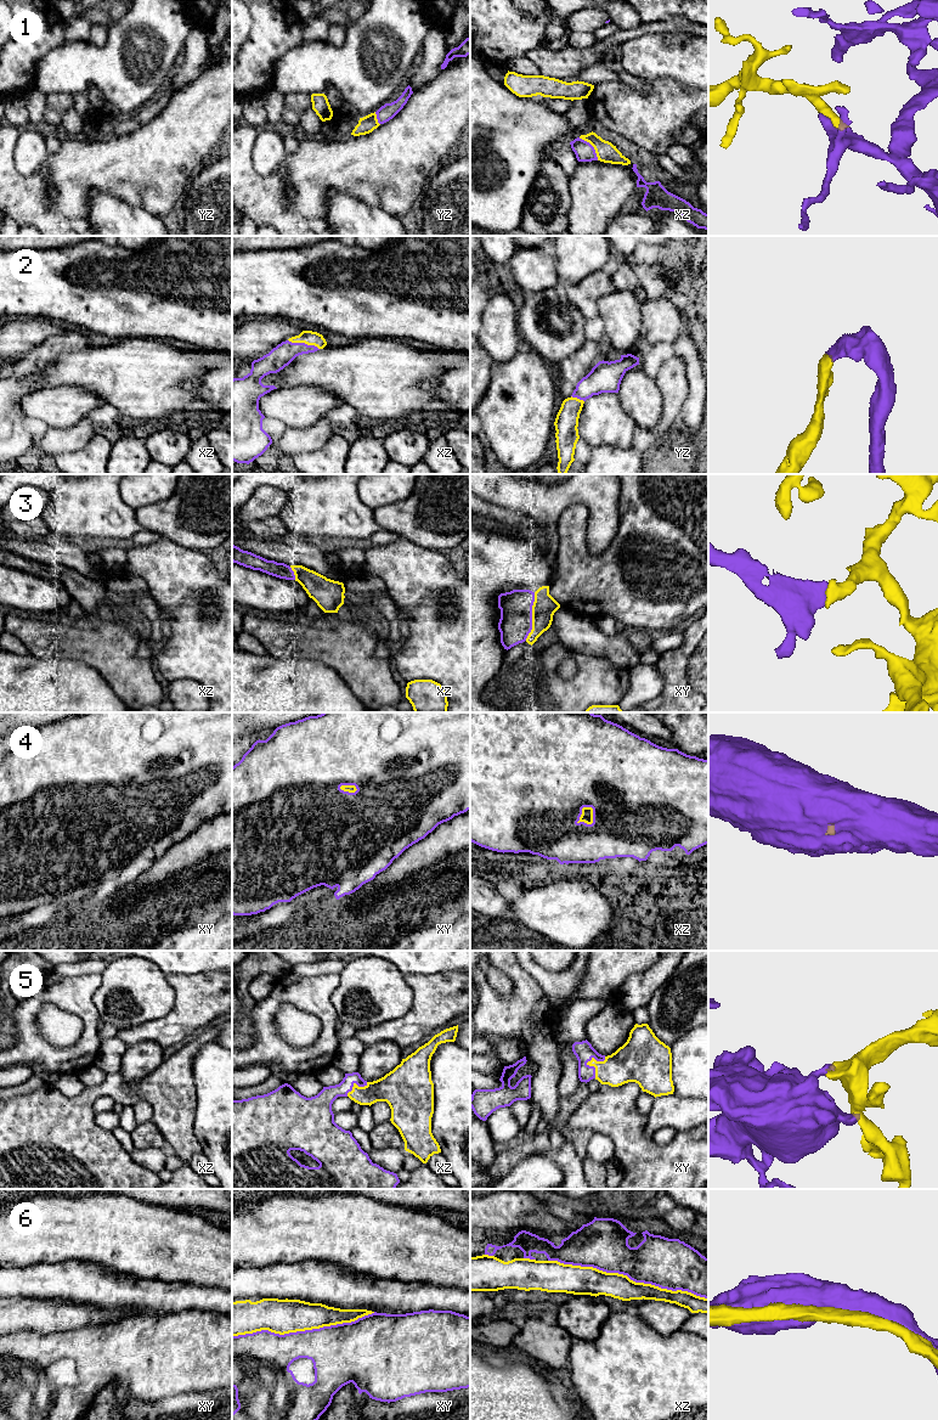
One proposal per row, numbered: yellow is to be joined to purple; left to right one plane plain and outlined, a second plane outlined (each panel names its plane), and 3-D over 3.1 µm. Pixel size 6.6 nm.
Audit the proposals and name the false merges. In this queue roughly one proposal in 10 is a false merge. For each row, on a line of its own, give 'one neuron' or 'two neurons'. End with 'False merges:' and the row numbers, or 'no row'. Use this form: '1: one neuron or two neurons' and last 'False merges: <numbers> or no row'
1: one neuron
2: one neuron
3: one neuron
4: one neuron
5: one neuron
6: one neuron
False merges: no row

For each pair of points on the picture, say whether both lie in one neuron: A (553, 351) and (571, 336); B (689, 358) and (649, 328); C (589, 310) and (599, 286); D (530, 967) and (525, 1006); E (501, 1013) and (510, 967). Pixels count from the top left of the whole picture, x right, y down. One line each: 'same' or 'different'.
A: same
B: different
C: same
D: different
E: same

